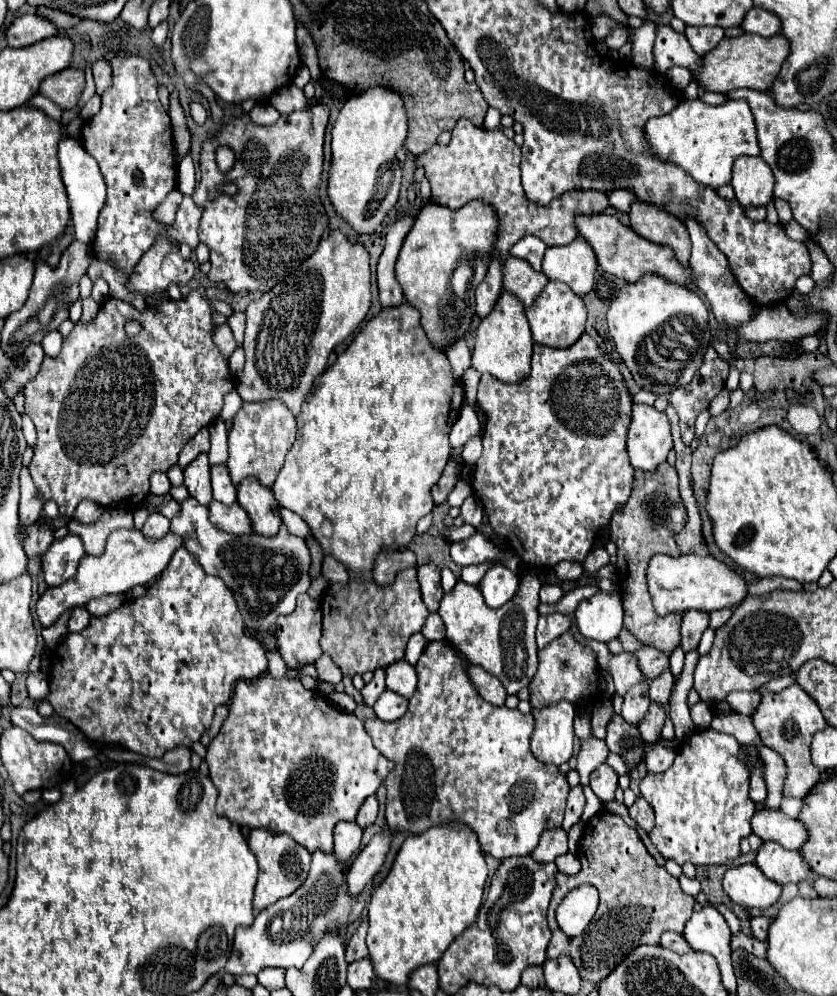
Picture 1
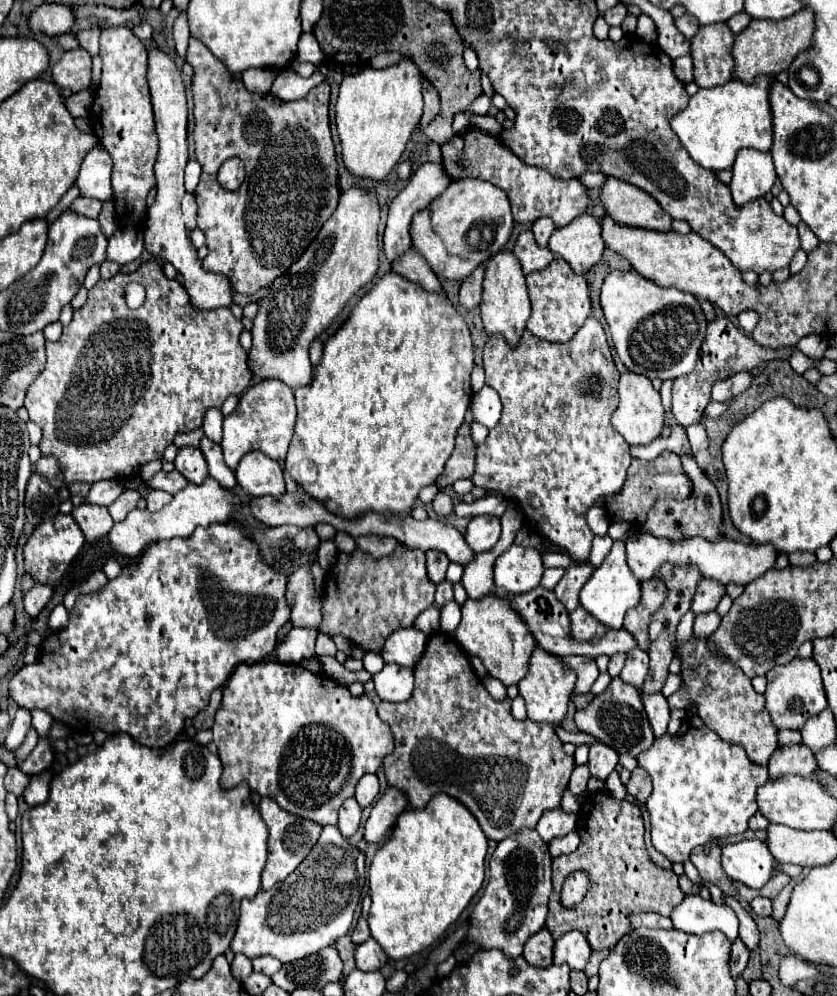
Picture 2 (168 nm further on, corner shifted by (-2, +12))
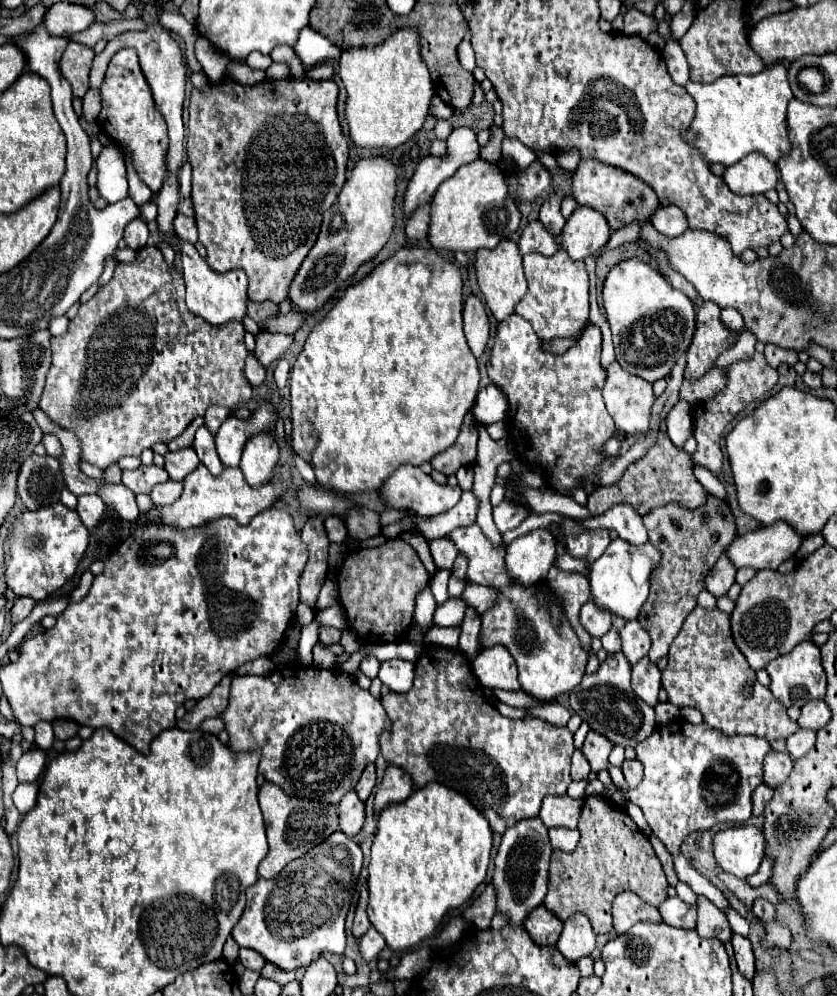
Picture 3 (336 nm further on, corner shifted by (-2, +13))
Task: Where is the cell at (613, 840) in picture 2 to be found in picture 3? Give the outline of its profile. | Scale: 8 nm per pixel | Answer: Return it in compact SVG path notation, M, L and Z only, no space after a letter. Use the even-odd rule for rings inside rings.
M602 795L584 799L582 815L578 823L580 843L572 853L554 851L550 859L550 883L544 907L560 921L566 921L574 913L584 913L596 935L612 931L612 901L618 893L632 891L646 903L660 907L668 899L668 881L662 865L648 843L646 835L630 819L630 815L612 805Z

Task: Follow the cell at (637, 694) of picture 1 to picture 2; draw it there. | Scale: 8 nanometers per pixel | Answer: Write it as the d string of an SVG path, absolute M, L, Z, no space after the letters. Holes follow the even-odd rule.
M636 646L626 654L626 664L622 668L620 678L632 686L642 688L646 674L648 674L648 654Z

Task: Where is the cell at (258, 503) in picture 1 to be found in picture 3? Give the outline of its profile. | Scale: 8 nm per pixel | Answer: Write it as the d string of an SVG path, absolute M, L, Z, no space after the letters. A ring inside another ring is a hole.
M260 433L248 439L242 451L240 469L252 487L268 483L278 469L278 443L270 433Z

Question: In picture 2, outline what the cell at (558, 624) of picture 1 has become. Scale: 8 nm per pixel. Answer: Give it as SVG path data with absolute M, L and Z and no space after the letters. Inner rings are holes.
M574 560L574 562L566 568L562 580L556 584L554 594L556 594L556 598L558 598L560 602L564 602L564 606L566 606L568 612L572 612L572 610L580 604L580 602L578 602L580 590L582 590L582 586L586 584L586 580L592 576L592 572L594 572L594 566L592 566L590 560L584 560L584 562Z

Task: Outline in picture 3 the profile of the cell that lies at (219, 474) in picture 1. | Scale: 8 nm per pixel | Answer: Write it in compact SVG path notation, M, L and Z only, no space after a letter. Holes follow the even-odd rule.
M204 425L196 431L196 439L194 439L192 449L198 453L200 463L206 465L212 475L218 475L220 471L224 471L224 465L222 465L222 461L216 453L216 447L214 447L214 435Z

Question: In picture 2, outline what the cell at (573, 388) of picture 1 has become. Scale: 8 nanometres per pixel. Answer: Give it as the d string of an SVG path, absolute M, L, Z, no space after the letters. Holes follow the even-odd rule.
M590 316L578 334L562 344L536 338L530 330L524 330L512 348L502 334L492 334L484 344L484 372L486 384L500 394L504 410L486 442L478 446L474 484L514 500L522 508L526 524L548 536L572 558L588 558L594 534L588 528L586 512L600 498L622 490L632 460L628 442L624 442L622 434L610 422L612 410L616 410L616 378L620 374L614 366L602 324Z

